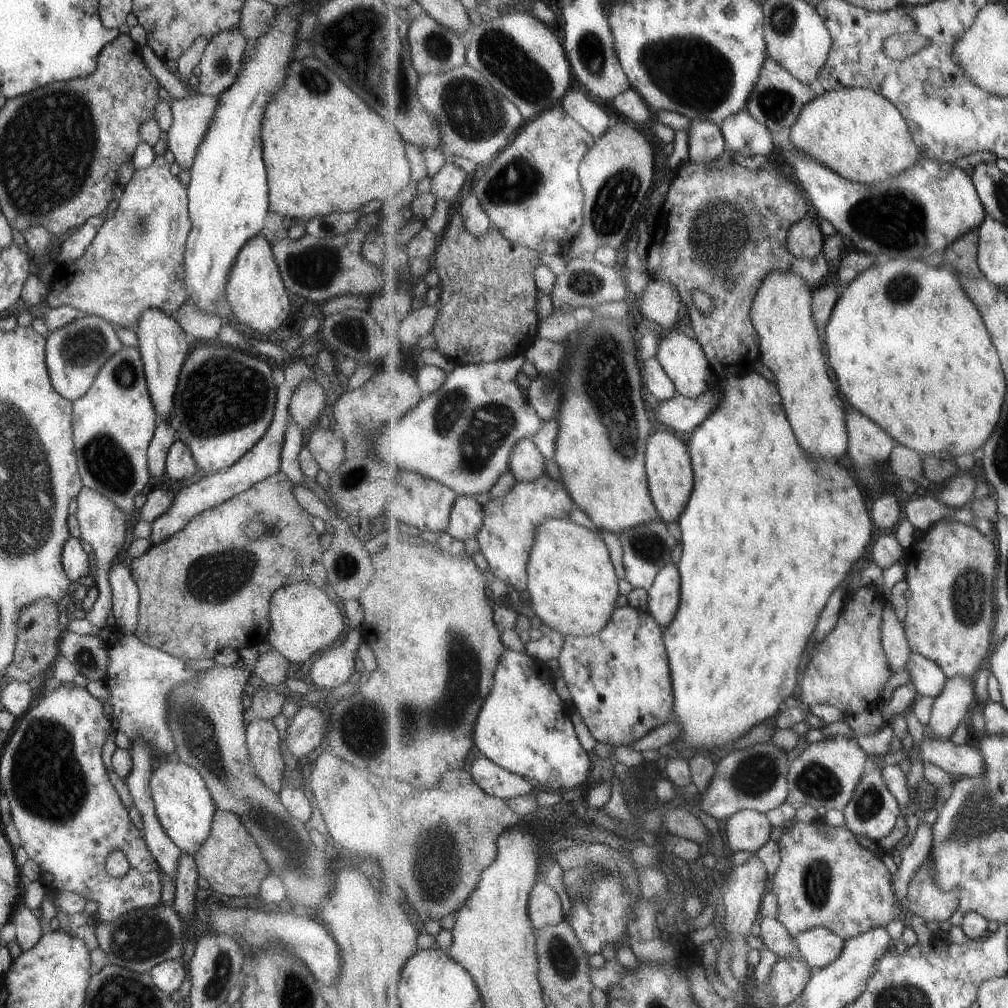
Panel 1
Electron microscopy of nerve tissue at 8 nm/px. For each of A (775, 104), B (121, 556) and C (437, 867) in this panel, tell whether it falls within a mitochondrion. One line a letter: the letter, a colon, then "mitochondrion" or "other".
A: mitochondrion
B: other
C: mitochondrion

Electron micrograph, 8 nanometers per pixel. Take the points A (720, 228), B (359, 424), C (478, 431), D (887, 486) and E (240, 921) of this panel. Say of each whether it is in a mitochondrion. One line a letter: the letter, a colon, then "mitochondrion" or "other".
A: mitochondrion
B: mitochondrion
C: mitochondrion
D: other
E: other

